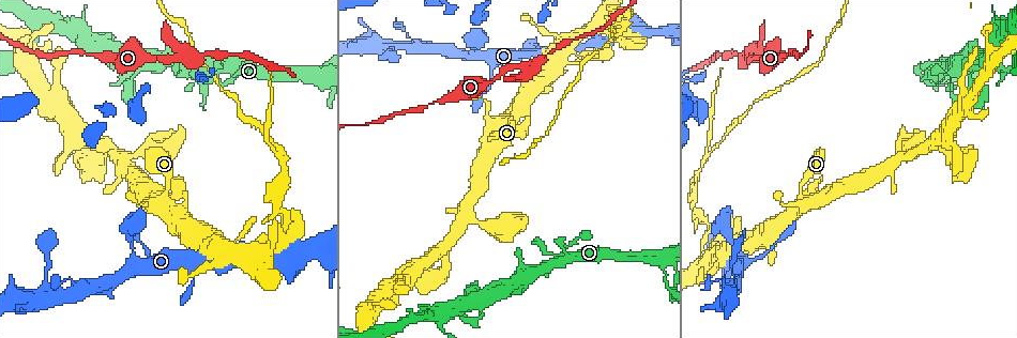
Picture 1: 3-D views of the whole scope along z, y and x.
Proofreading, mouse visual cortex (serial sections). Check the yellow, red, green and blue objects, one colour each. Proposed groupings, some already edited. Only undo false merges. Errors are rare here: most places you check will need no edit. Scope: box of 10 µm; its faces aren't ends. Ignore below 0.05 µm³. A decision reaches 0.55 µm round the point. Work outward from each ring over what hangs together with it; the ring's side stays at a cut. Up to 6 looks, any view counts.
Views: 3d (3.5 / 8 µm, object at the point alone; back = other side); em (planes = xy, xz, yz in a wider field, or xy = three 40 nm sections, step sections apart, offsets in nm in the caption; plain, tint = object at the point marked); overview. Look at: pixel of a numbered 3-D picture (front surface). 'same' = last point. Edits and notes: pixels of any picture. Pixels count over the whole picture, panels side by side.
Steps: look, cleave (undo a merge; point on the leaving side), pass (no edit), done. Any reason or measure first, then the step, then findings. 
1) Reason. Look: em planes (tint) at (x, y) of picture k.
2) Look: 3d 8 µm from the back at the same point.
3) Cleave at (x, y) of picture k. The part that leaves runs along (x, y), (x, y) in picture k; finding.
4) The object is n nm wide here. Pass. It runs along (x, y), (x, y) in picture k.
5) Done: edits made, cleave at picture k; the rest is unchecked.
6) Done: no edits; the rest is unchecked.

Calibre changes. Look: 3d 3.5 µm at (750, 55) of picture 1.

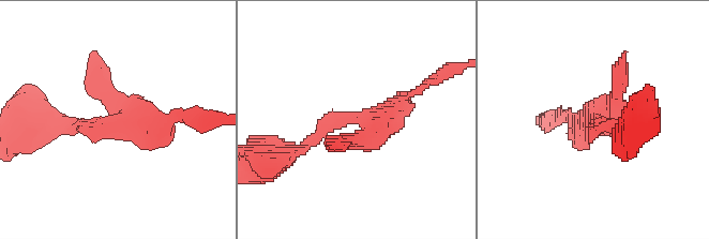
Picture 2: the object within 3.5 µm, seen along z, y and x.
Look: em xy step 2 (plain) at (370, 117) of picture 2.

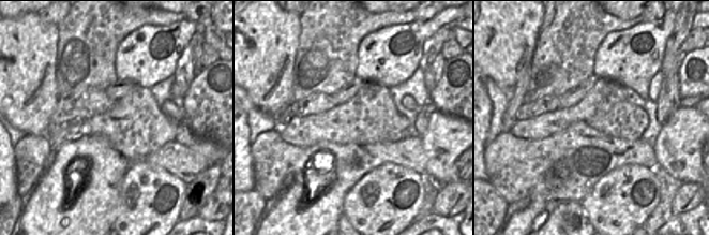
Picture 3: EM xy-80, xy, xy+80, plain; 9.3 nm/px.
Look: em xy step 2 (tint) at the same point.

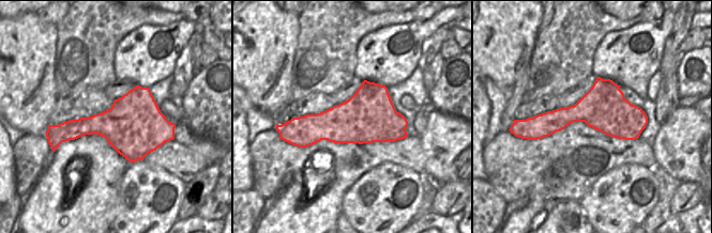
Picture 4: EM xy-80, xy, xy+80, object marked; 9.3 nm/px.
Pass. It runs along (305, 145), (431, 83) in picture 2; all the same cell.

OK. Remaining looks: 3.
Two arms in line, one across. Look: 3d 3.5 µm at (530, 272) of picture 1.

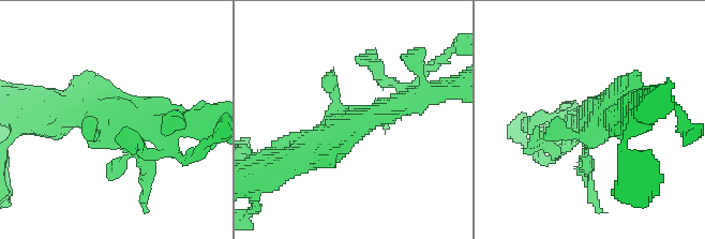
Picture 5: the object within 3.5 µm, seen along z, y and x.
Need the tissue. Look: em xy step 1 (plain) at (353, 120) of picture 5.

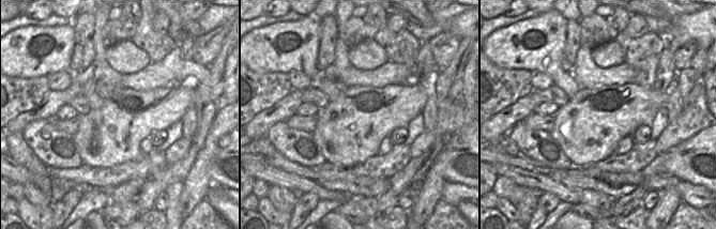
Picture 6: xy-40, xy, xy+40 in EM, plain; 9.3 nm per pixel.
With the object marked. Look: em xy step 1 (tint) at the same point.

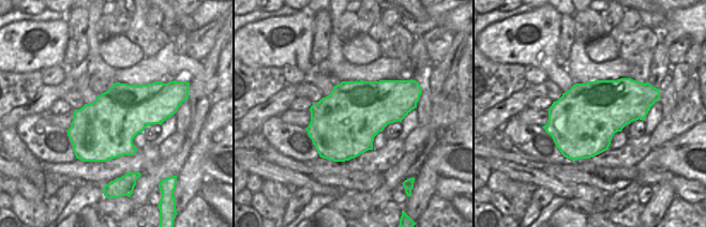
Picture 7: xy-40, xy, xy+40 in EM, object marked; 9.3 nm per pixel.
Pass. It runs along (418, 95), (394, 103), (293, 155) in picture 5; all the same cell.

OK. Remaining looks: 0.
Done: no edits; the rest is unchecked.

